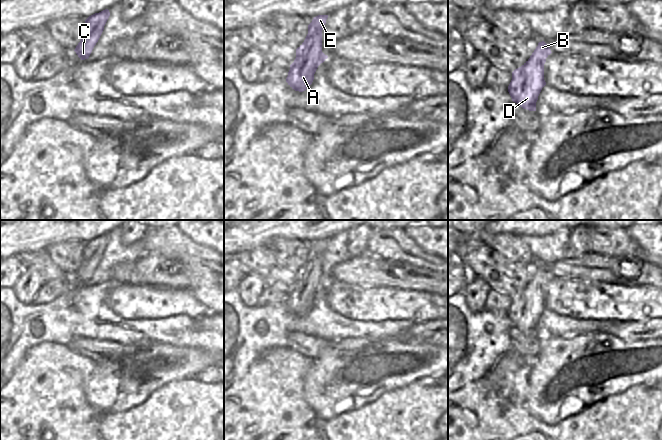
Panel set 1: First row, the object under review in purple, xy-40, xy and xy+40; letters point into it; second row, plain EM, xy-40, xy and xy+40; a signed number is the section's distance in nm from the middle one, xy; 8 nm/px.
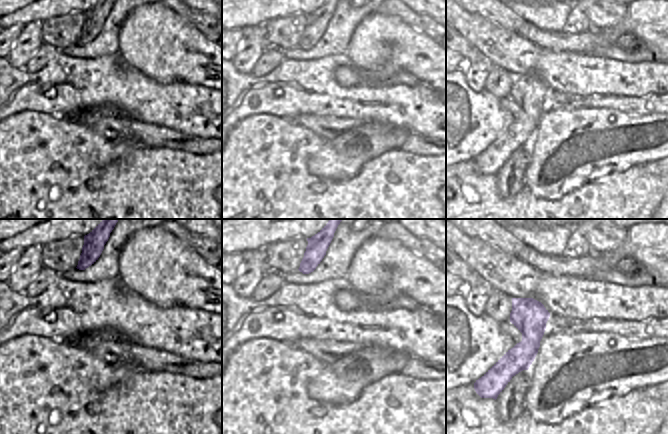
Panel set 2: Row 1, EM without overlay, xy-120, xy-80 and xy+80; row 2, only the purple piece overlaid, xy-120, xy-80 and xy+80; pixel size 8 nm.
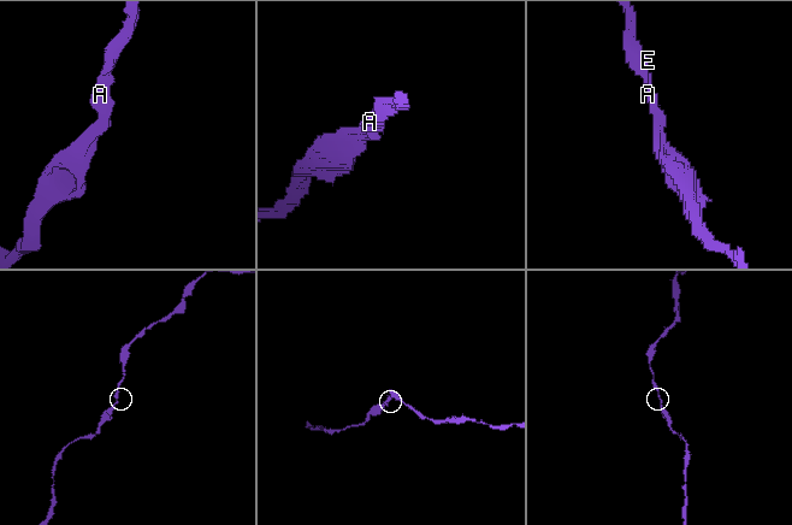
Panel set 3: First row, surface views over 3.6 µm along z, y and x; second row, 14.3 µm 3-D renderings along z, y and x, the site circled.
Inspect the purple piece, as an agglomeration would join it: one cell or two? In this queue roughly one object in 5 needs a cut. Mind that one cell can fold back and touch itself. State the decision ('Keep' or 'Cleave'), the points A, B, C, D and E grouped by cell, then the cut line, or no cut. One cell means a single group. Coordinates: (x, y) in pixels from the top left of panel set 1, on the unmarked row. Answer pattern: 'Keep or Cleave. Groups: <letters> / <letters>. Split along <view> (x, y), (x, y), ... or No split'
Keep. Groups: A B C D E. No split

